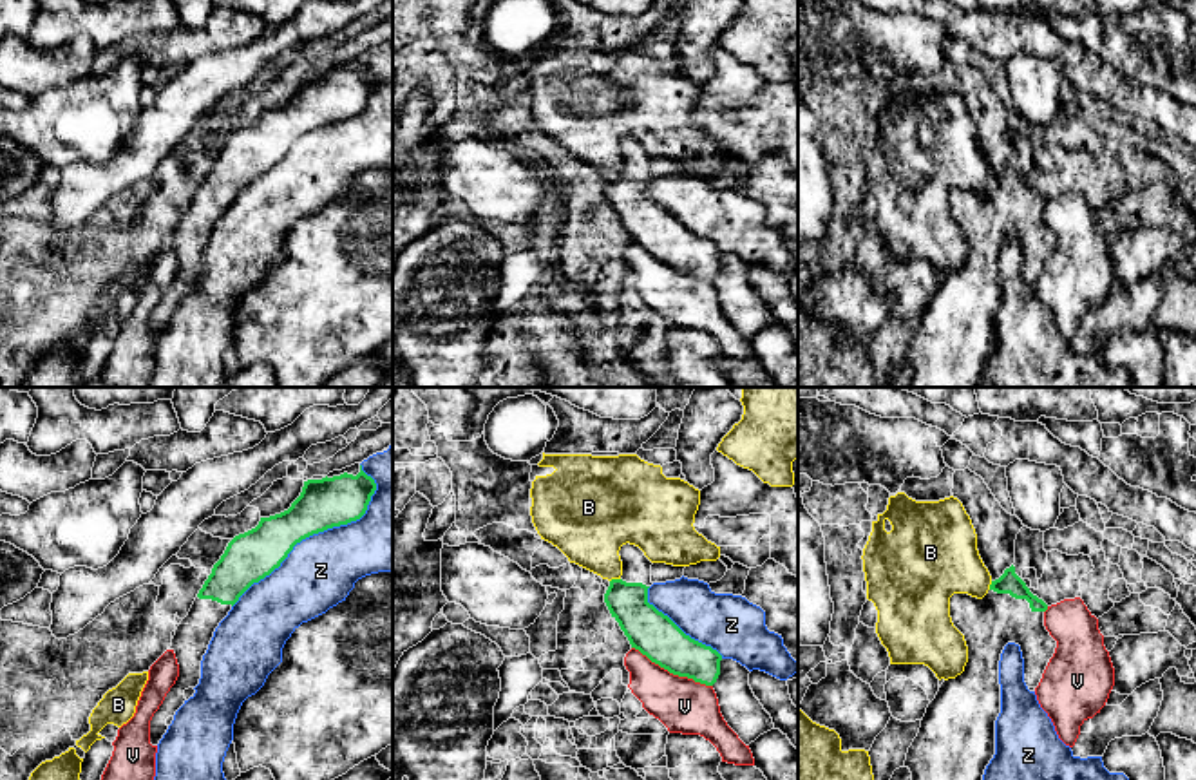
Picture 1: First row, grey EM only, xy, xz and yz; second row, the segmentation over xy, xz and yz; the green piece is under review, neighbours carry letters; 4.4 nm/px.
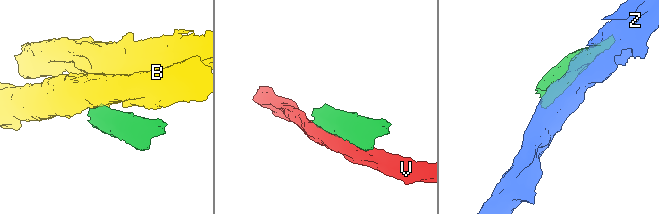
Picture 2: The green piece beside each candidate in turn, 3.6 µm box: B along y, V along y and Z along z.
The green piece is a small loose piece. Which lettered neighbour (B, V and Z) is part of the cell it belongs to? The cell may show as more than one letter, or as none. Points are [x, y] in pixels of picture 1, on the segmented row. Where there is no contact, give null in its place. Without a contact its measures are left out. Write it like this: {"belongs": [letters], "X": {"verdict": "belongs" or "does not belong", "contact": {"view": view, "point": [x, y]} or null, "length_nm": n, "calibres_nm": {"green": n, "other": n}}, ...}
{"belongs": [], "B": {"verdict": "does not belong", "contact": {"view": "xz", "point": [614, 580]}, "length_nm": 50, "calibres_nm": {"green": 190, "other": 320}}, "V": {"verdict": "does not belong", "contact": {"view": "xz", "point": [672, 672]}, "length_nm": 400, "calibres_nm": {"green": 200, "other": 240}}, "Z": {"verdict": "does not belong", "contact": {"view": "xy", "point": [319, 531]}, "length_nm": 850, "calibres_nm": {"green": 220, "other": 320}}}

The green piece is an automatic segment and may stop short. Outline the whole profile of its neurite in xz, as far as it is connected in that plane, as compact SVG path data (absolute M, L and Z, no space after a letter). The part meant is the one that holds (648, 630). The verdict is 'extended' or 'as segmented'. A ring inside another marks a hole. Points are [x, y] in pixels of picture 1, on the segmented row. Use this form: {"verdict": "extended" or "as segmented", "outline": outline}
{"verdict": "extended", "outline": "M635 545L619 550L622 575L612 579L604 603L631 648L673 675L713 686L720 675L722 655L686 635L668 615L648 603L651 561Z"}

